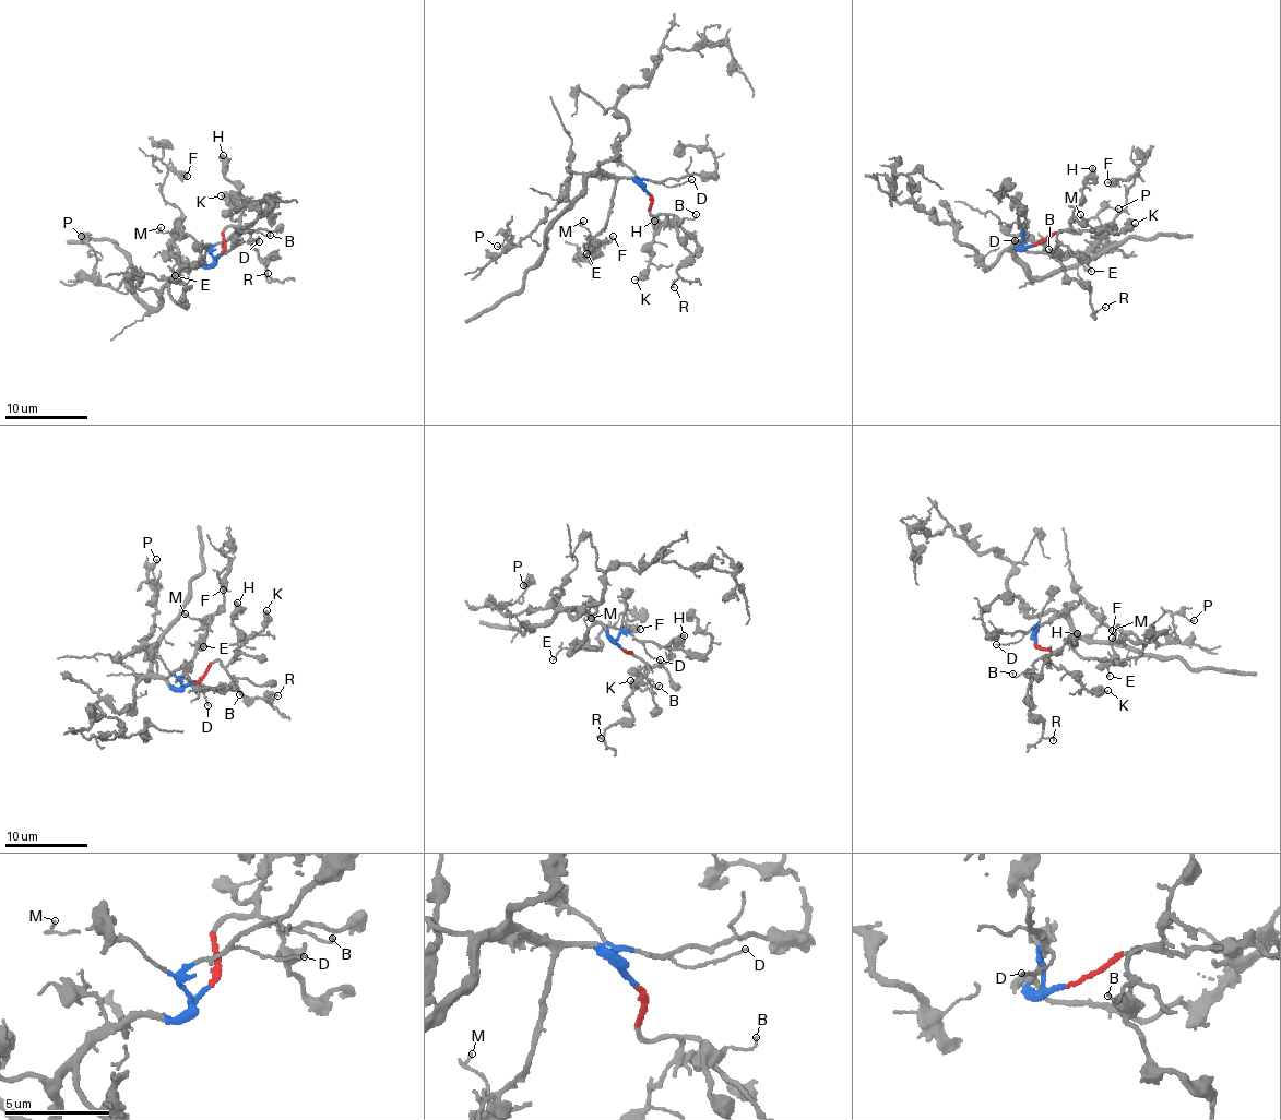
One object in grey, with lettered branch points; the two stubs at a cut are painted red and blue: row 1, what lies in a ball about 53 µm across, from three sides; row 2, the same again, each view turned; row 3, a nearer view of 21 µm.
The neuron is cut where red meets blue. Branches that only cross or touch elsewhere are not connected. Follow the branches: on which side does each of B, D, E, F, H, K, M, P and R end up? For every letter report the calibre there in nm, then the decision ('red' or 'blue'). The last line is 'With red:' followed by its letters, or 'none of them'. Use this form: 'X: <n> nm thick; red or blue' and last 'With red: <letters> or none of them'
B: 100 nm thick; red
D: 90 nm thick; blue
E: 90 nm thick; blue
F: 220 nm thick; blue
H: 500 nm thick; red
K: 300 nm thick; red
M: 130 nm thick; blue
P: 130 nm thick; blue
R: 110 nm thick; red
With red: B, H, K, R

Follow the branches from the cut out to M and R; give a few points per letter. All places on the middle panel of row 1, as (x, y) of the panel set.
M: (648, 194), (630, 178), (617, 182), (606, 227), (590, 243), (591, 236), (581, 223), (584, 219)
R: (650, 194), (651, 213), (669, 214), (689, 254), (679, 265), (678, 278), (673, 284), (675, 287)

